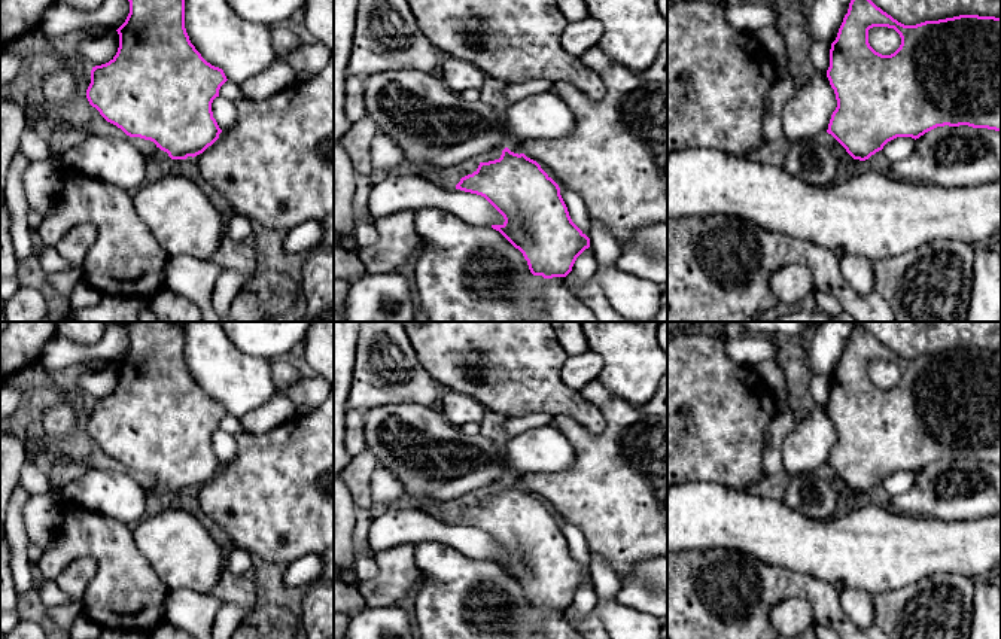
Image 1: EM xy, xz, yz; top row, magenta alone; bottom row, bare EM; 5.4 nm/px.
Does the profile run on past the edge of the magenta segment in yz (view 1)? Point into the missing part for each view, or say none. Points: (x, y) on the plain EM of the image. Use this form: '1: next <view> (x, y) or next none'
1: next none

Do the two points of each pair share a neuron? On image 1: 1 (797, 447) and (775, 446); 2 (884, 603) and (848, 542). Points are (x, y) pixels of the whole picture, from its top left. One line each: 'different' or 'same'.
1: different
2: different

